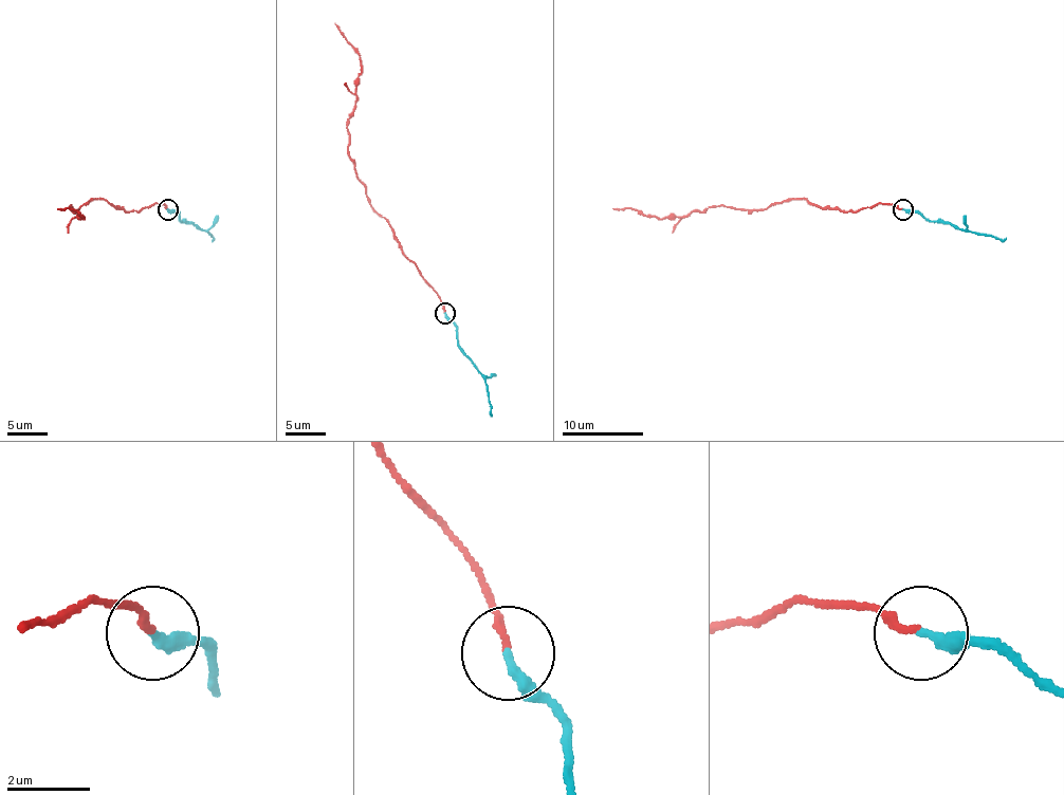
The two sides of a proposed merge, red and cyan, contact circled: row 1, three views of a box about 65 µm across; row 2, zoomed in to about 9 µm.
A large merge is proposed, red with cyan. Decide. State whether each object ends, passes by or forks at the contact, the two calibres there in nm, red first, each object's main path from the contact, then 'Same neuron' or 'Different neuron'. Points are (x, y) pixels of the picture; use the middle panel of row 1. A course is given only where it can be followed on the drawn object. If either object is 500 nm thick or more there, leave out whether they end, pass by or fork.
At the ring red ends. At the ring cyan ends. Thickness 190 nm (red) against 240 nm. Course of red: (444, 312), (358, 178), (347, 150), (347, 119), (355, 107), (360, 53), (335, 22). Course of cyan: (444, 313), (457, 328), (461, 352), (484, 381), (491, 417). Different neuron

